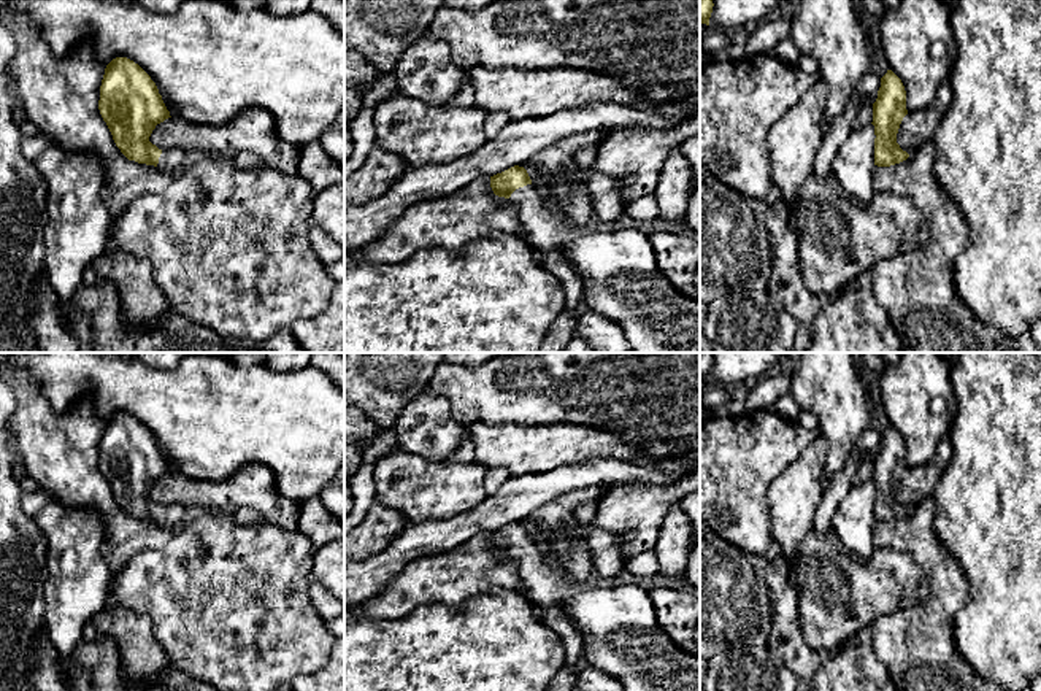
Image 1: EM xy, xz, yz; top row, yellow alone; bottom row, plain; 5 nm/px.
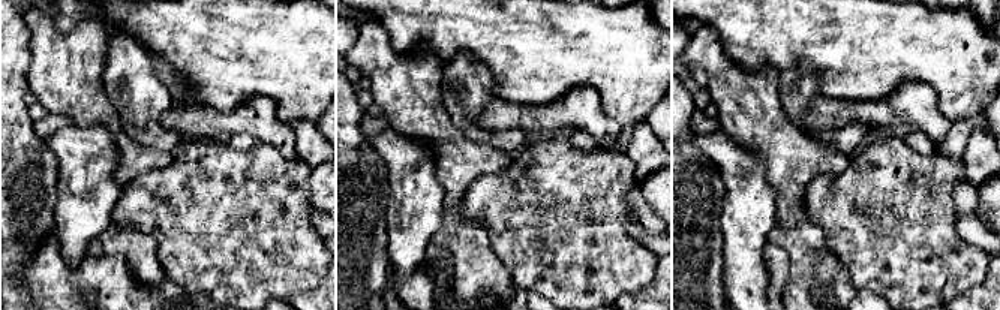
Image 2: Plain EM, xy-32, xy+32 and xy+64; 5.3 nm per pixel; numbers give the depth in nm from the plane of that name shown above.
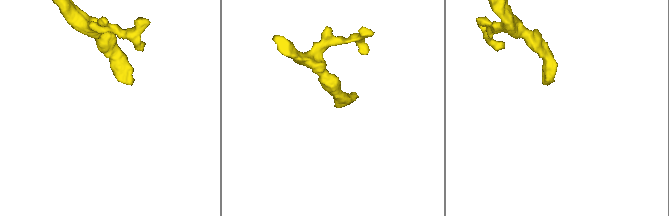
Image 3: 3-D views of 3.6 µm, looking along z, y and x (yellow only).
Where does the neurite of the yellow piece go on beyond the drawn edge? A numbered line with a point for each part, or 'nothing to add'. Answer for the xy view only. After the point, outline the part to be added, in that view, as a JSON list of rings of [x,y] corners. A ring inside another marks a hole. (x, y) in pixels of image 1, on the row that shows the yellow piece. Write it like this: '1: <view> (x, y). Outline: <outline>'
1: xy (173, 159). Outline: [[[181,148],[162,149],[157,167],[165,172],[179,172],[192,157]]]

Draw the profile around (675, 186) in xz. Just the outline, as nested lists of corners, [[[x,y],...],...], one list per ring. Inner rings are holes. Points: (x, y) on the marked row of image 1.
[[[676,149],[668,156],[654,191],[659,218],[668,222],[687,222],[689,200],[693,192],[693,175],[689,162]]]

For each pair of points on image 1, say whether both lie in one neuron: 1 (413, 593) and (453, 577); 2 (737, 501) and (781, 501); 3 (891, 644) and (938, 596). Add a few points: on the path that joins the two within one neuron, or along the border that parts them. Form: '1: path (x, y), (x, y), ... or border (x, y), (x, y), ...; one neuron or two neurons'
1: path (422, 583), (430, 579), (443, 579); one neuron
2: border (786, 467), (767, 490), (772, 537); two neurons
3: path (903, 636), (930, 609); one neuron

